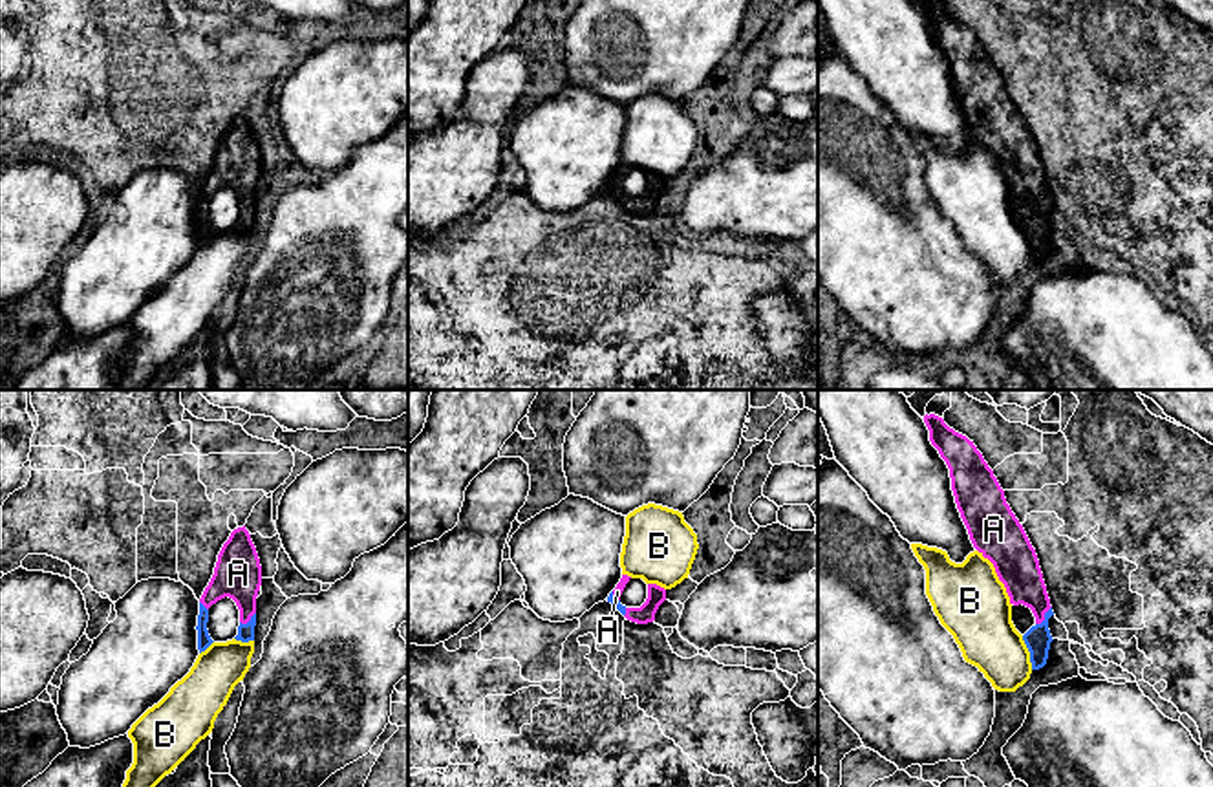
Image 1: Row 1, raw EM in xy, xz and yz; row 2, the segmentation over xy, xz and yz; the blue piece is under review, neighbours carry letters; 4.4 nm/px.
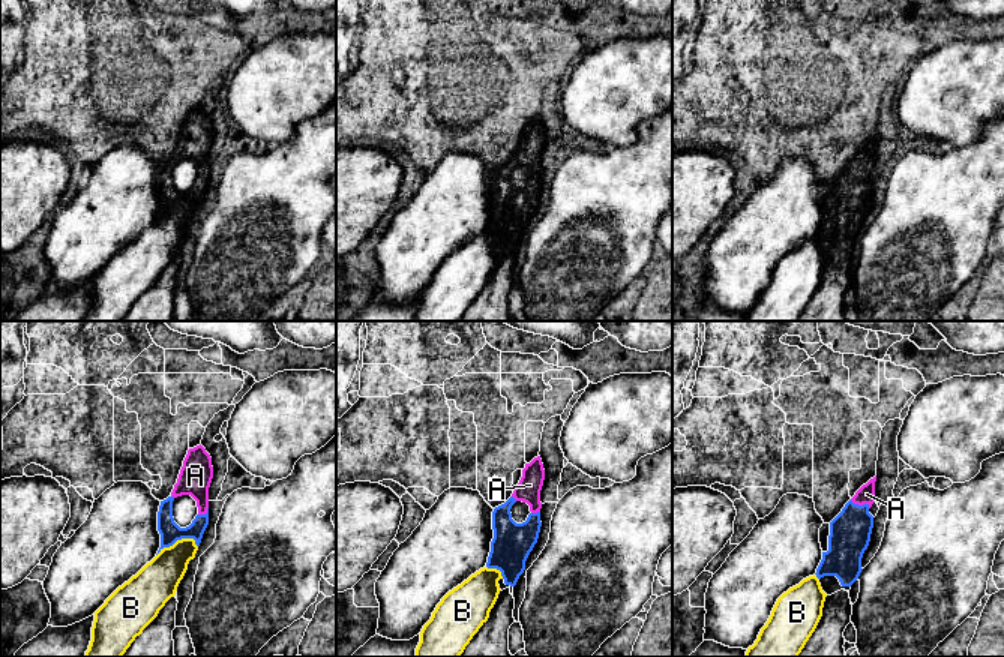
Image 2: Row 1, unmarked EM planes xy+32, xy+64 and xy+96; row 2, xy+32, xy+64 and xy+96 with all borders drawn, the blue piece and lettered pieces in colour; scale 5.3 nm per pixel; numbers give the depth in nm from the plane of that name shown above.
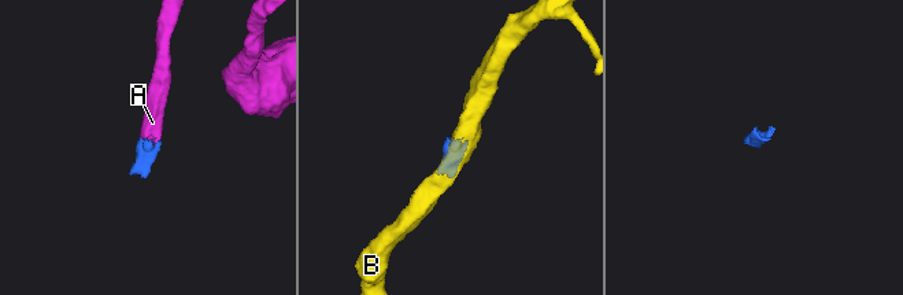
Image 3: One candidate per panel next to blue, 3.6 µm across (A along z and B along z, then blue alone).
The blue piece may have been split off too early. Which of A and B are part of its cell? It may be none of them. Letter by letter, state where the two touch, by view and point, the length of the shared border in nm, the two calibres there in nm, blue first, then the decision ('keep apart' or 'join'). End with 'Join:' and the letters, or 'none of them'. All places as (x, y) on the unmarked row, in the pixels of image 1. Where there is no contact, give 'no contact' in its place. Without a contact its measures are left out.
A: yz (1045, 207) | 110 nm | 120/190 nm | join
B: yz (1029, 240) | 160 nm | 120/280 nm | keep apart
Join: A

